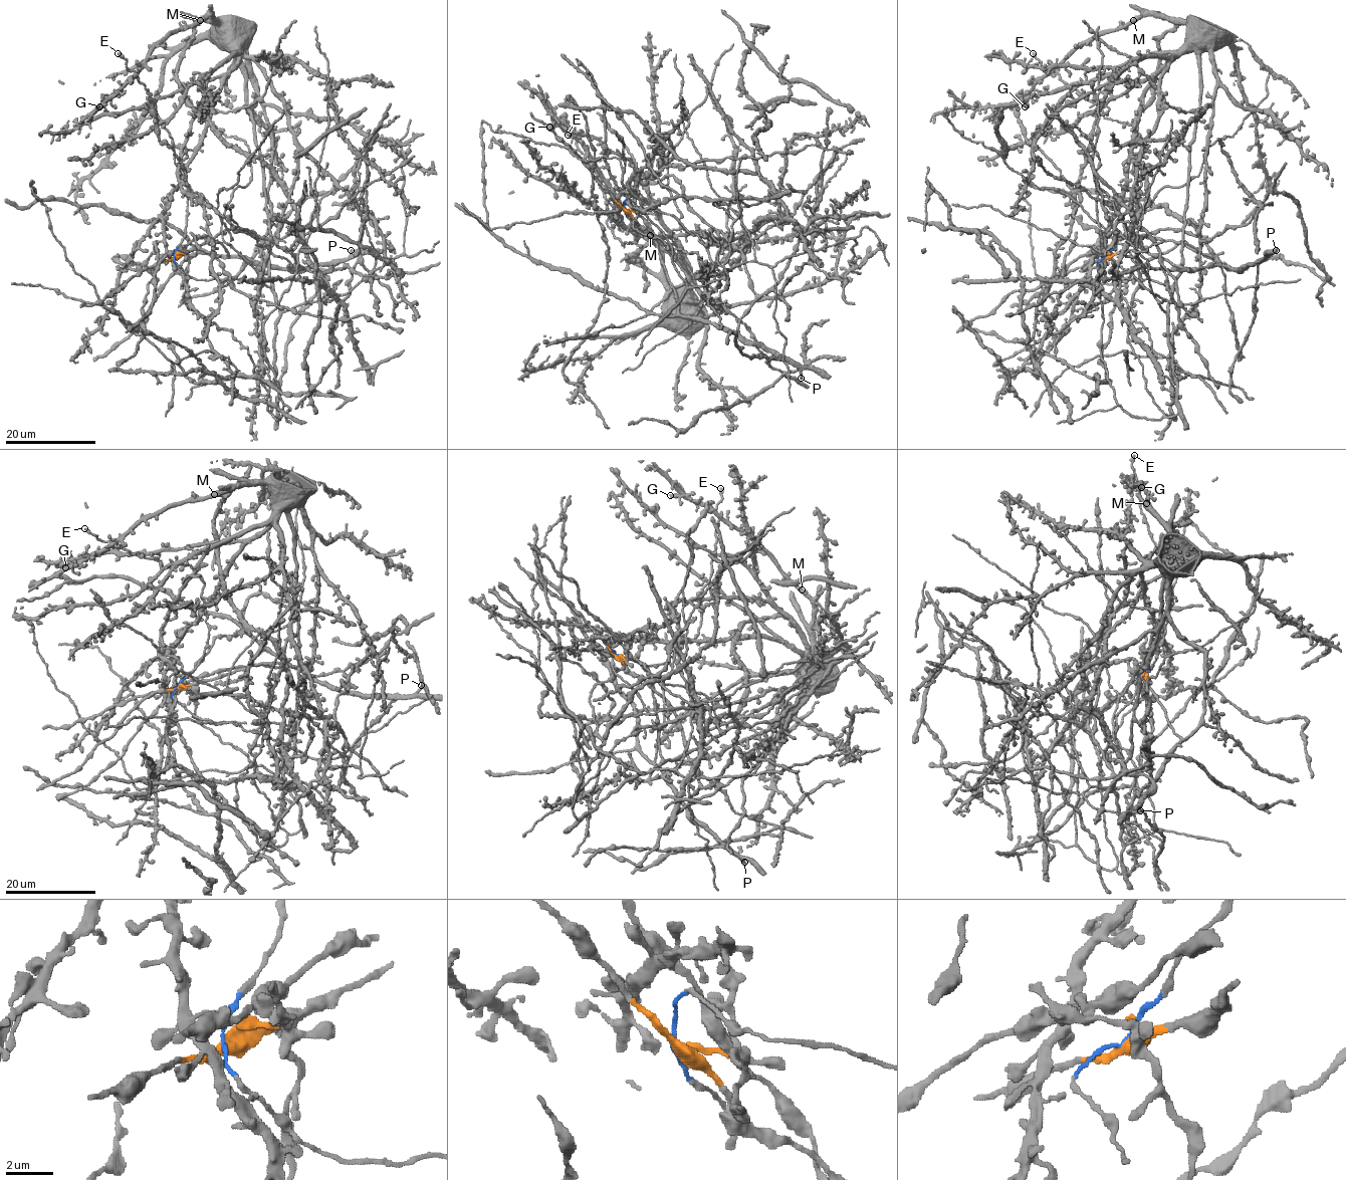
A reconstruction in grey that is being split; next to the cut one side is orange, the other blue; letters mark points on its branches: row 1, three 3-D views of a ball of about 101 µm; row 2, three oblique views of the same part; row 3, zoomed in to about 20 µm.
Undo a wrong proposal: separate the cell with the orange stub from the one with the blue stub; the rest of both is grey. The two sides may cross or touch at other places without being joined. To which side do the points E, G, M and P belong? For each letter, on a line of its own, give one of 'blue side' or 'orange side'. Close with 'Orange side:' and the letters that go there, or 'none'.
E: blue side
G: blue side
M: blue side
P: orange side
Orange side: P

